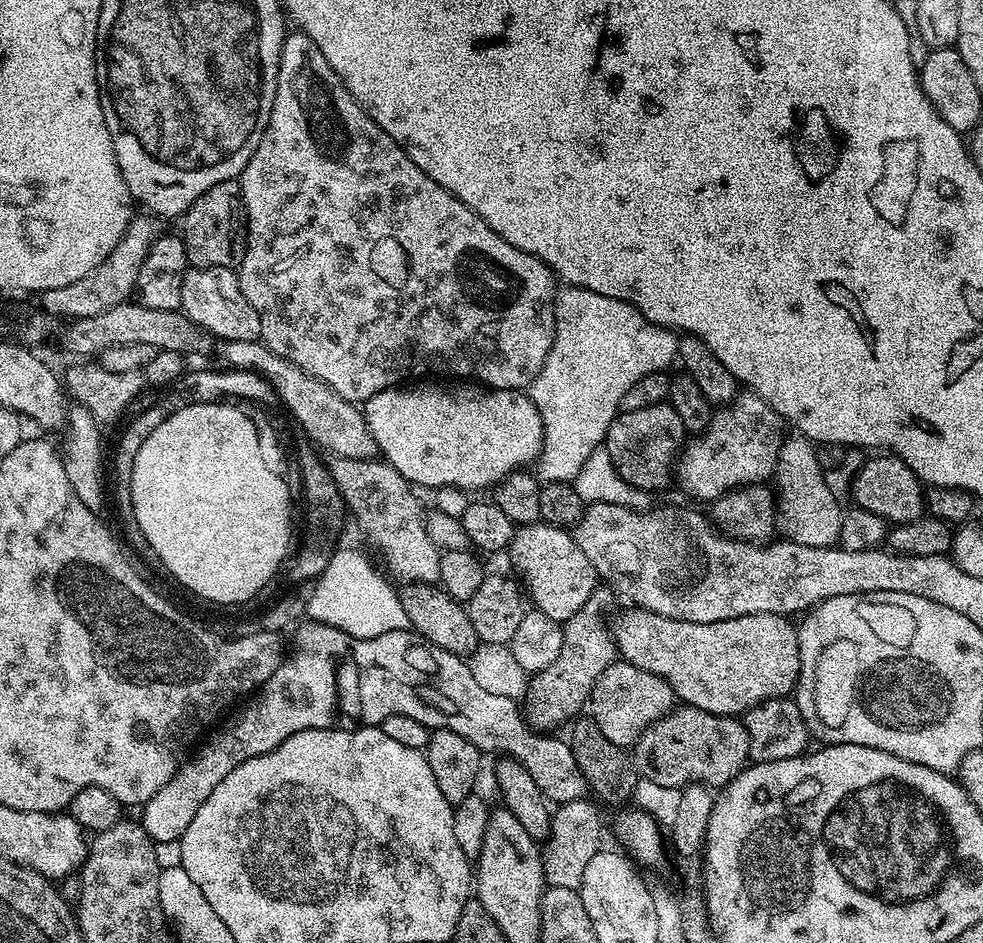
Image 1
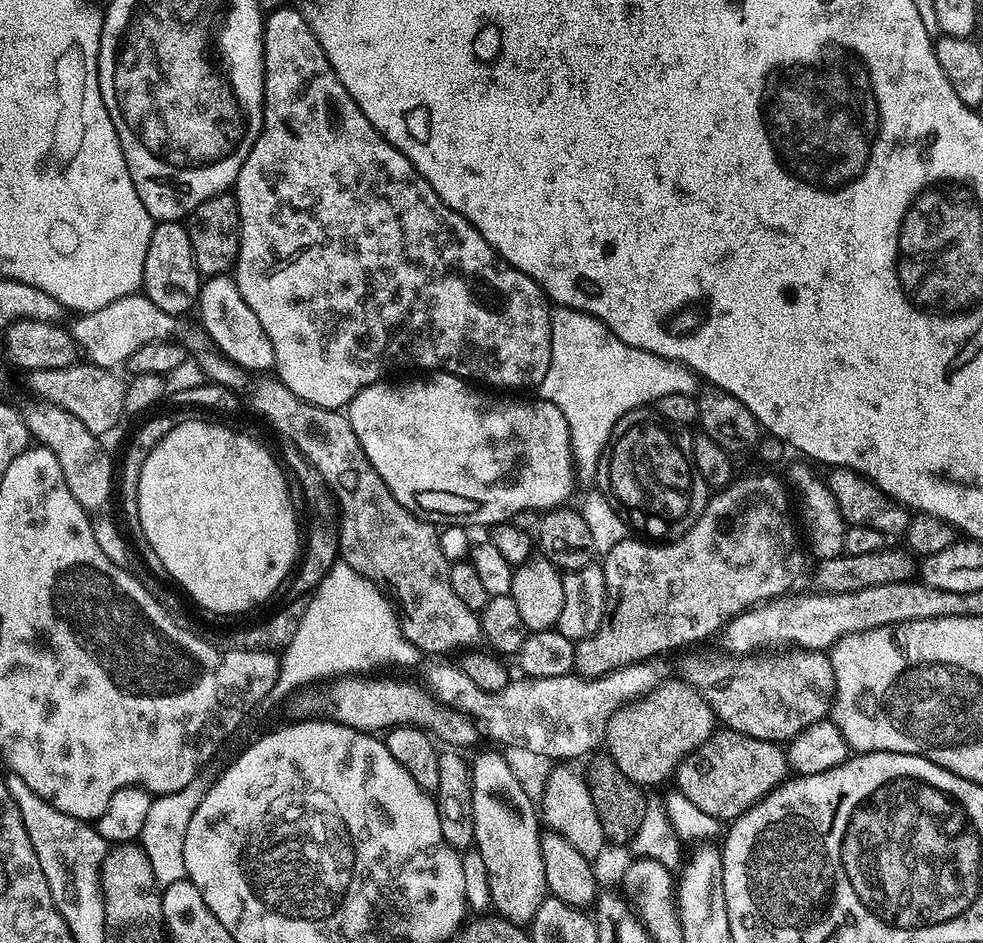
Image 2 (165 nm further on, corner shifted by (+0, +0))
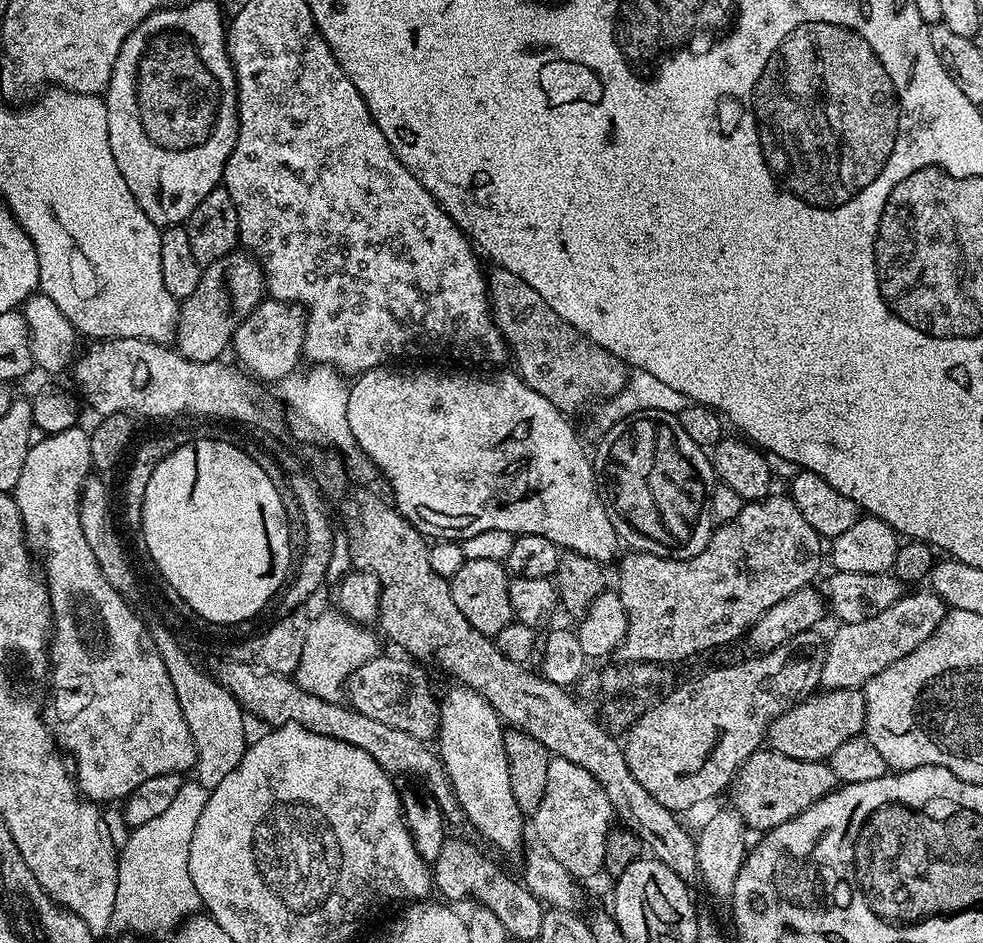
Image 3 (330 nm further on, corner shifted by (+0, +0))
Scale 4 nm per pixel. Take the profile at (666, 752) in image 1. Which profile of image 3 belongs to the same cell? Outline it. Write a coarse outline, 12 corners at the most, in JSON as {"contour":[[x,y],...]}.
{"contour":[[755,752],[732,777],[731,811],[769,832],[836,791],[818,760]]}

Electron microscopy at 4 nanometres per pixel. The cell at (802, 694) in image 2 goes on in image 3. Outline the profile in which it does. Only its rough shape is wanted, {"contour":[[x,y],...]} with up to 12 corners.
{"contour":[[861,689],[820,690],[769,724],[771,751],[824,762],[863,733]]}

